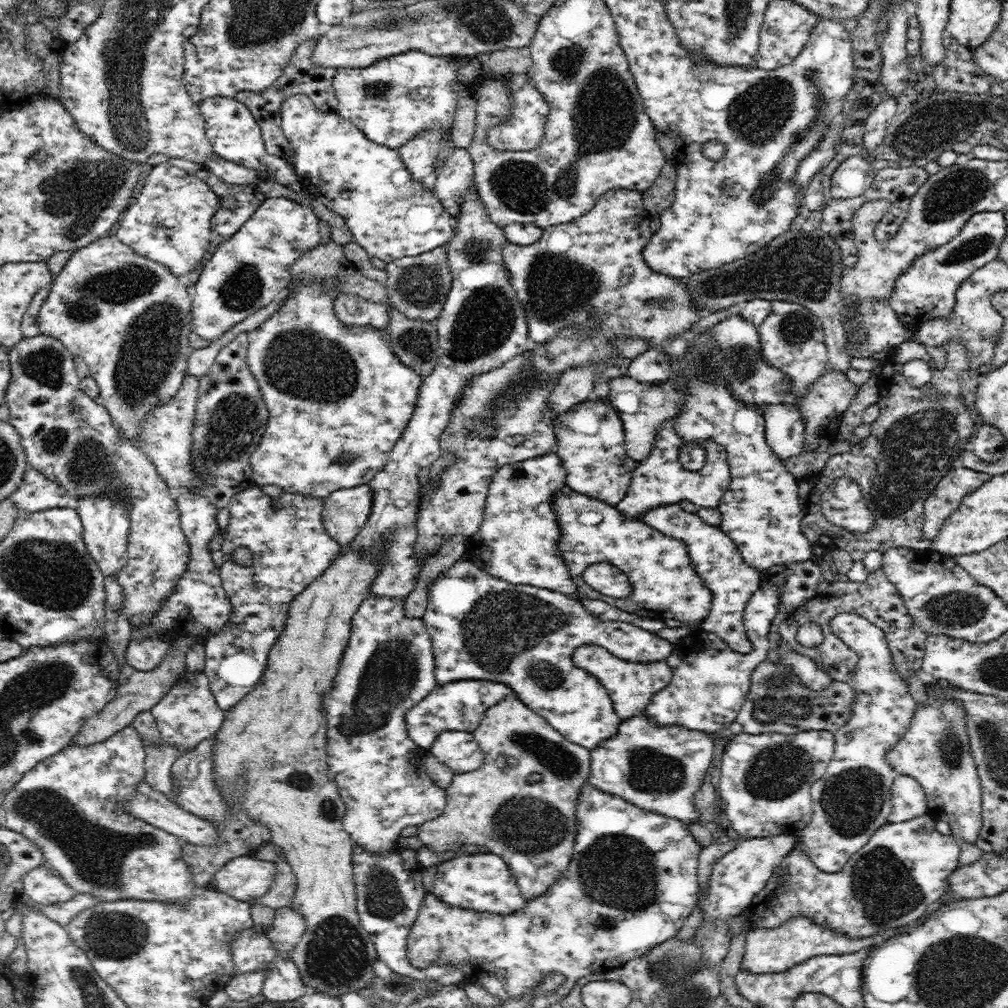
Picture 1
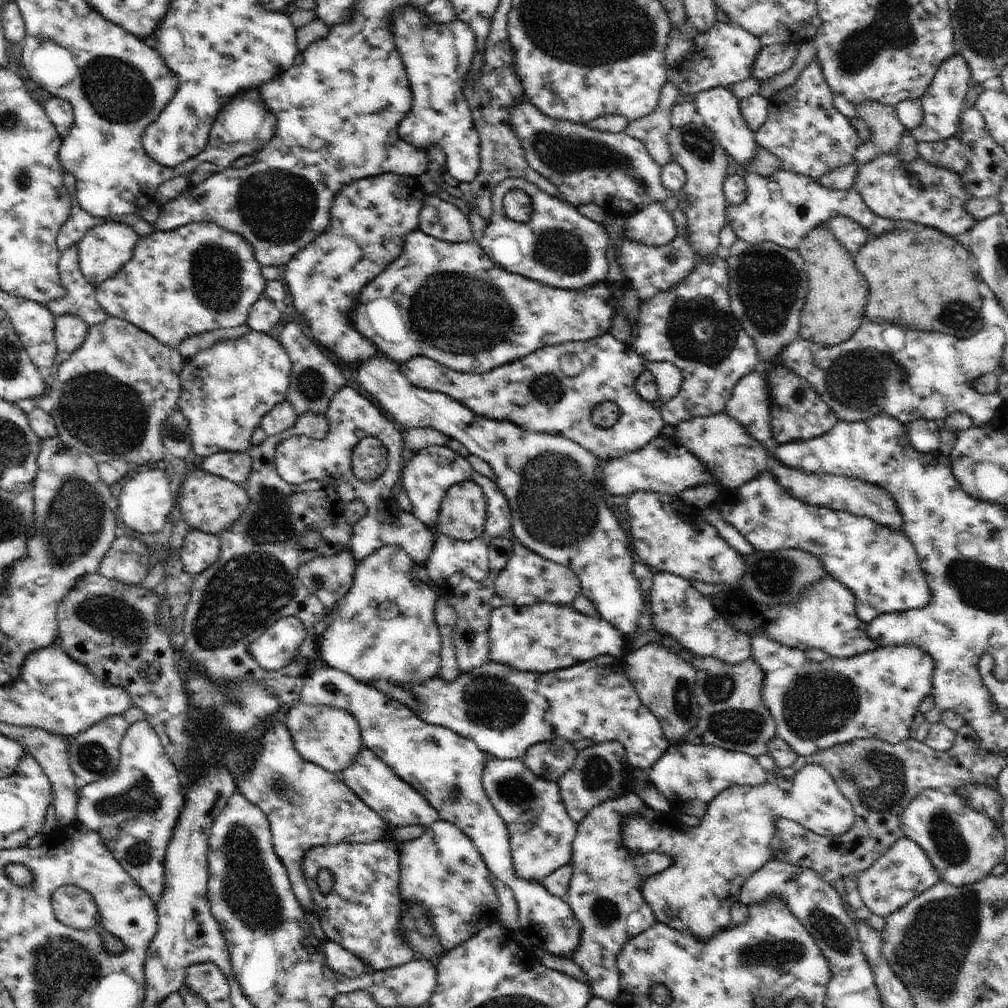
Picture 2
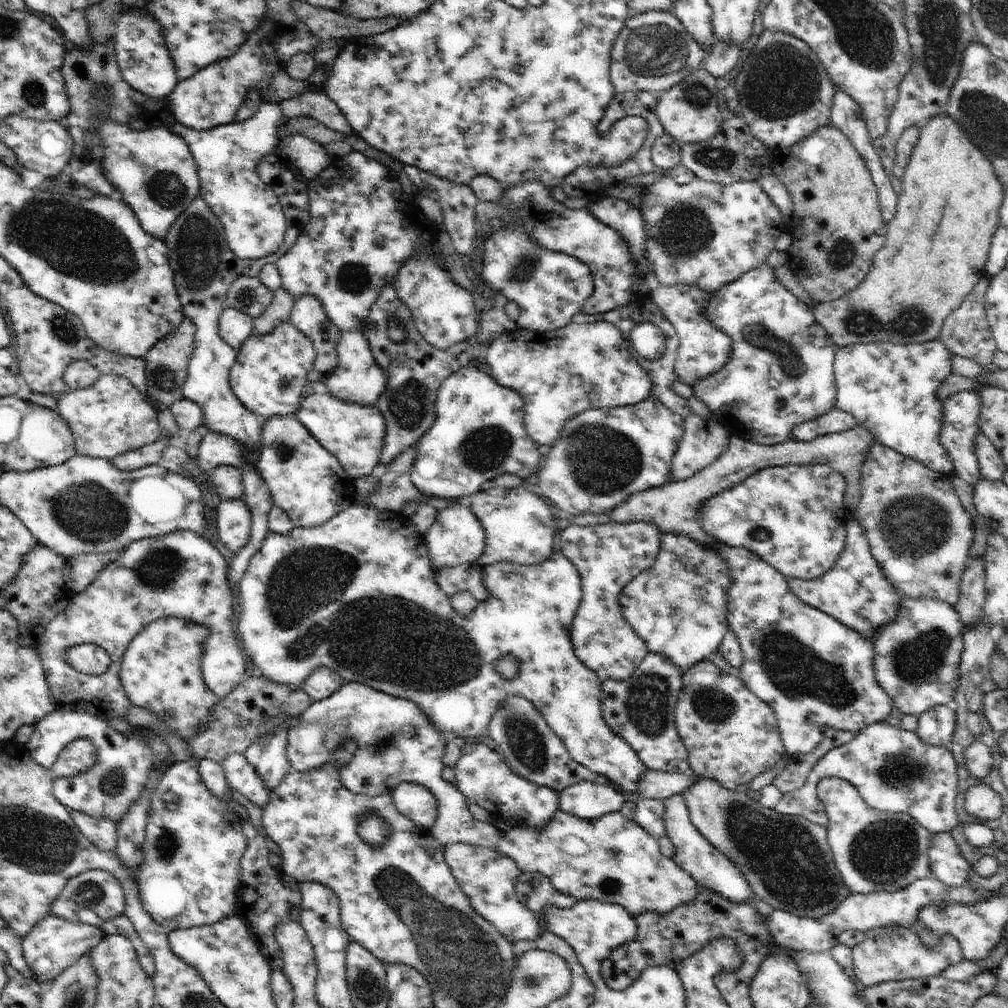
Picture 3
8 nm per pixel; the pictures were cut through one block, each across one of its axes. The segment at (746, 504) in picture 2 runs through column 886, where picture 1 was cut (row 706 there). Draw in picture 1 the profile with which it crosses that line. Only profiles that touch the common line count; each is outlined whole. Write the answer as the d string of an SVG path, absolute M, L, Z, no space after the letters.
M462 560L457 566L442 572L429 584L427 608L423 619L430 635L436 660L437 684L454 680L487 680L507 684L513 695L574 744L592 750L613 738L621 726L611 698L604 685L590 673L574 665L574 650L594 644L606 648L623 662L648 664L666 660L674 645L658 634L623 621L604 621L588 613L574 596L530 584L510 584L480 570L470 561Z

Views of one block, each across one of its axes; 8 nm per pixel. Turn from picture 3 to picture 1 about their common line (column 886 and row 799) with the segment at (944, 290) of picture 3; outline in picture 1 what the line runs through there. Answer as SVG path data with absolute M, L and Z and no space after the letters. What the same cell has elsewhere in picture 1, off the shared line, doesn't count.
M348 544L340 550L340 554L334 558L334 562L328 566L328 570L322 572L322 576L318 576L318 580L310 582L308 587L300 593L298 597L294 598L289 609L284 631L280 634L282 638L280 638L278 644L274 644L274 648L270 650L268 668L266 668L262 680L258 682L258 686L256 686L250 694L244 696L244 700L240 700L238 704L234 704L234 708L232 708L230 712L225 713L222 727L215 736L215 741L213 742L214 782L219 791L222 792L221 795L225 800L239 802L252 820L257 820L260 824L270 829L271 841L276 844L276 846L282 848L284 855L286 855L287 864L292 868L292 871L294 871L294 875L296 875L296 894L294 894L292 903L289 906L304 917L304 934L302 934L300 942L296 944L296 948L292 950L290 956L296 967L298 967L298 971L300 971L300 977L302 977L304 985L308 988L308 994L312 992L312 988L314 988L316 992L320 991L330 994L330 996L340 998L347 992L352 992L352 990L361 992L373 981L375 974L372 966L374 966L374 962L378 959L374 943L370 935L363 929L357 911L357 892L355 889L352 867L354 844L350 838L349 832L346 832L343 827L345 802L340 796L339 788L333 779L333 775L329 771L326 754L326 716L324 716L326 710L320 708L320 706L322 706L322 696L324 696L324 692L332 688L332 680L334 680L334 676L338 674L338 664L340 664L340 660L342 660L342 656L344 656L344 648L346 648L348 638L350 638L352 618L354 614L358 612L360 604L366 600L368 594L371 594L371 584L377 574L377 564L373 562L373 558L371 558L369 552L357 552L351 544Z

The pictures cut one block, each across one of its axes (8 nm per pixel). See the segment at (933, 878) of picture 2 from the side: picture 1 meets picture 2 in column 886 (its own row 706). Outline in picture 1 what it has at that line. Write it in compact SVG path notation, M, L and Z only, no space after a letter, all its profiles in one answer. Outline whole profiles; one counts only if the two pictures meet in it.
M852 612L834 616L829 626L832 633L858 655L858 668L853 674L855 699L848 722L835 733L834 754L824 776L810 786L809 791L813 800L812 818L801 831L796 831L794 835L797 846L819 870L834 874L843 870L847 860L868 843L870 836L880 826L887 823L887 818L893 809L891 788L898 774L888 764L886 753L908 732L917 704L910 694L909 683L904 681L904 677L895 668L885 633L878 626Z

